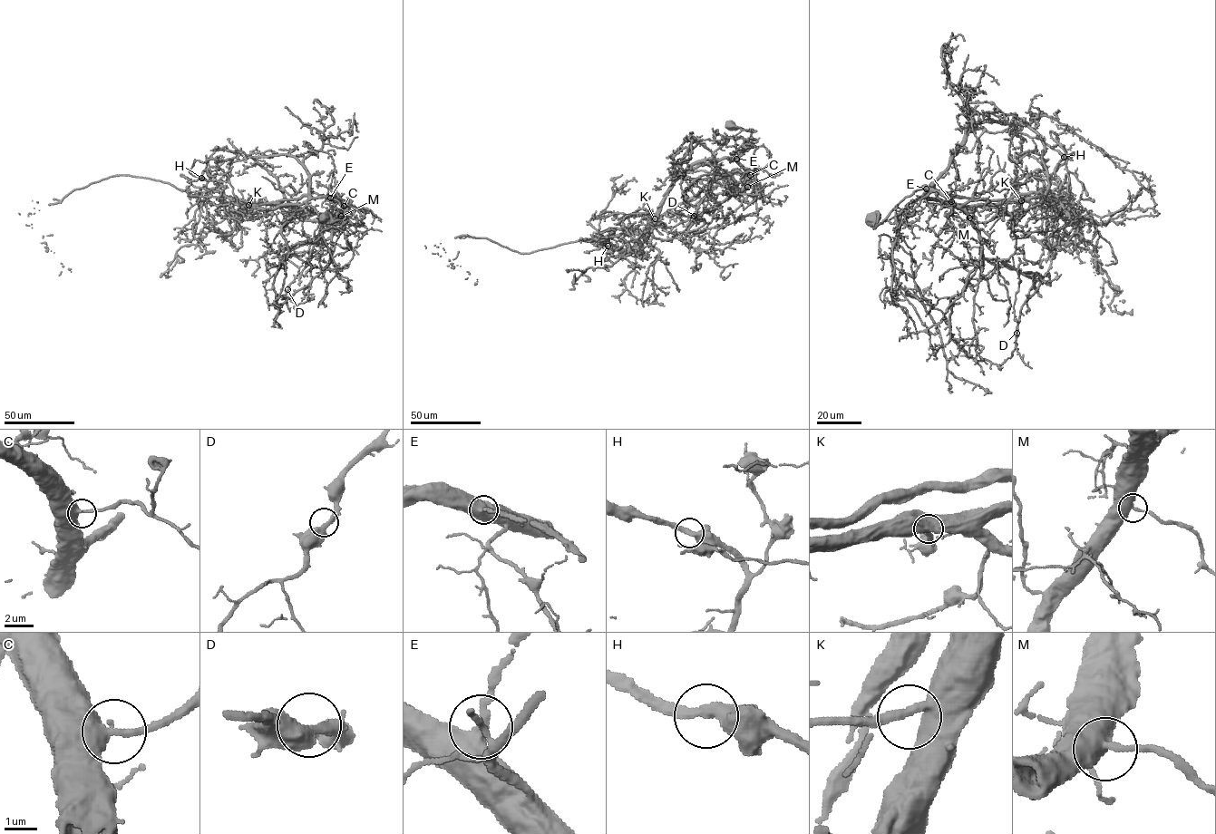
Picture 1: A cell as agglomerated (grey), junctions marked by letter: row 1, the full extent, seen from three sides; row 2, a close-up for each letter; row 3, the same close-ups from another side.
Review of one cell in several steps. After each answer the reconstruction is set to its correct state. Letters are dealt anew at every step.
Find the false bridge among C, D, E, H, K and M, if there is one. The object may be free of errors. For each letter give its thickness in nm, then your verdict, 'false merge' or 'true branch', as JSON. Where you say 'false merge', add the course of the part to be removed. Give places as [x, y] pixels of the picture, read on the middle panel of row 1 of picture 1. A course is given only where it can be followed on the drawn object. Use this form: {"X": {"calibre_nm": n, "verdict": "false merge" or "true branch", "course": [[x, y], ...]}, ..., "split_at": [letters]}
{"C": {"calibre_nm": 400, "verdict": "true branch"}, "D": {"calibre_nm": 420, "verdict": "true branch"}, "E": {"calibre_nm": 420, "verdict": "true branch"}, "H": {"calibre_nm": 380, "verdict": "true branch"}, "K": {"calibre_nm": 320, "verdict": "true branch"}, "M": {"calibre_nm": 550, "verdict": "true branch"}, "split_at": []}

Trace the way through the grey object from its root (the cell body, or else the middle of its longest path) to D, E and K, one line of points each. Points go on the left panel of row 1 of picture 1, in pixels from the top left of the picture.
D: (323, 217), (344, 219), (346, 210), (330, 198), (341, 206), (332, 234), (282, 256), (298, 268), (287, 289)
E: (323, 217), (334, 220), (345, 218), (345, 209), (330, 198)
K: (323, 217), (344, 219), (346, 210), (335, 198), (325, 197), (272, 208), (248, 205)

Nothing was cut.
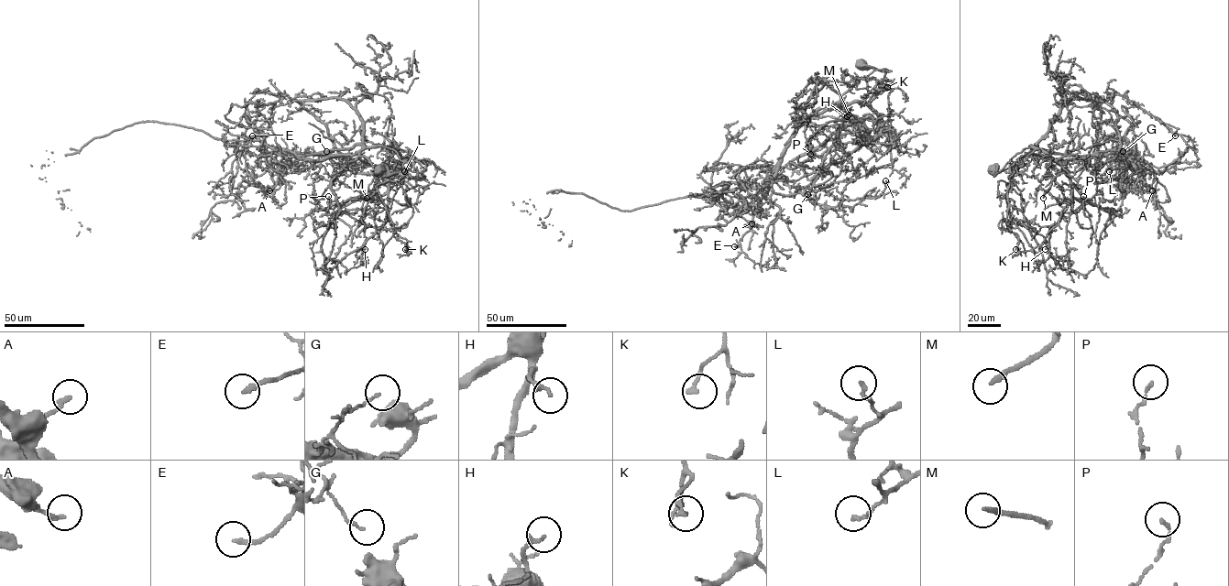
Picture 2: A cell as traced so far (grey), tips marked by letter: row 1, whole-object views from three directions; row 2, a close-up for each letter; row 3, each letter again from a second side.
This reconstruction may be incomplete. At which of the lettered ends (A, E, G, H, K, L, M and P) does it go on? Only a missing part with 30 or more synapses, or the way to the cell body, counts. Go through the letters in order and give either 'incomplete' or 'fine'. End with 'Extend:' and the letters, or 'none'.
A: fine
E: fine
G: fine
H: fine
K: fine
L: fine
M: fine
P: fine
Extend: none

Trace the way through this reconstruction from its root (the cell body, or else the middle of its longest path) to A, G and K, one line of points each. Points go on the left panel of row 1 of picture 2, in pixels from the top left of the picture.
A: (378, 169), (401, 171), (405, 161), (381, 146), (305, 156), (279, 149), (252, 170), (253, 182), (269, 190)
G: (378, 169), (401, 171), (405, 161), (381, 146), (321, 160), (293, 157), (290, 160), (326, 151)
K: (378, 169), (401, 171), (405, 161), (389, 147), (359, 151), (375, 168), (392, 234), (405, 249)

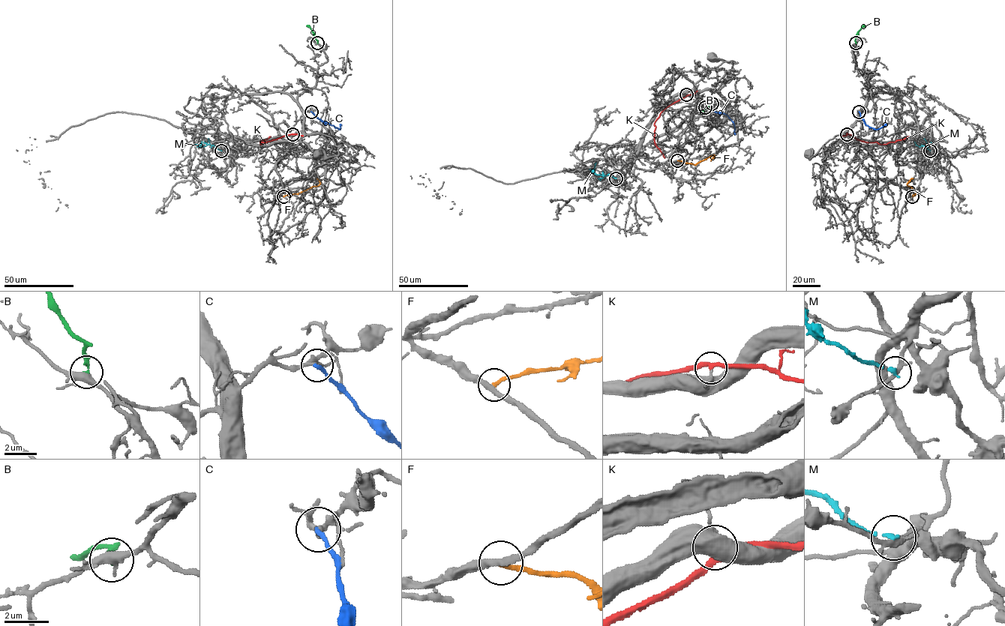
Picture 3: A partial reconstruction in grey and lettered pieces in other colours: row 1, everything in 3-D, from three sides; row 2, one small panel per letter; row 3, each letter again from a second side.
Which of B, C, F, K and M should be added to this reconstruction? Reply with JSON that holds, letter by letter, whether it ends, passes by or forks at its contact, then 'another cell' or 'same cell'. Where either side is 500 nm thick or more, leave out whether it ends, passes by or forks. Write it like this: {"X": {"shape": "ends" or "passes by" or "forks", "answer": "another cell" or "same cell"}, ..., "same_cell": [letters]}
{"B": {"shape": "ends", "answer": "another cell"}, "C": {"shape": "ends", "answer": "another cell"}, "F": {"shape": "ends", "answer": "another cell"}, "K": {"shape": "passes by", "answer": "another cell"}, "M": {"shape": "ends", "answer": "another cell"}, "same_cell": []}

